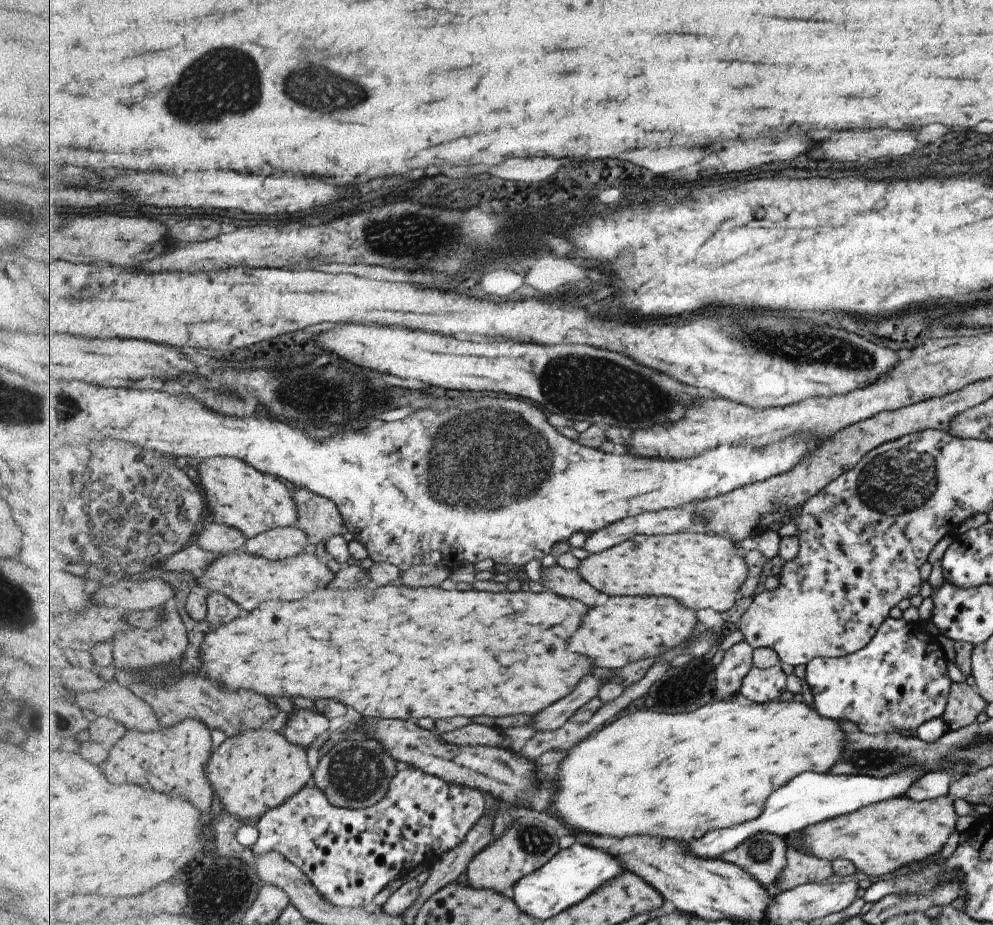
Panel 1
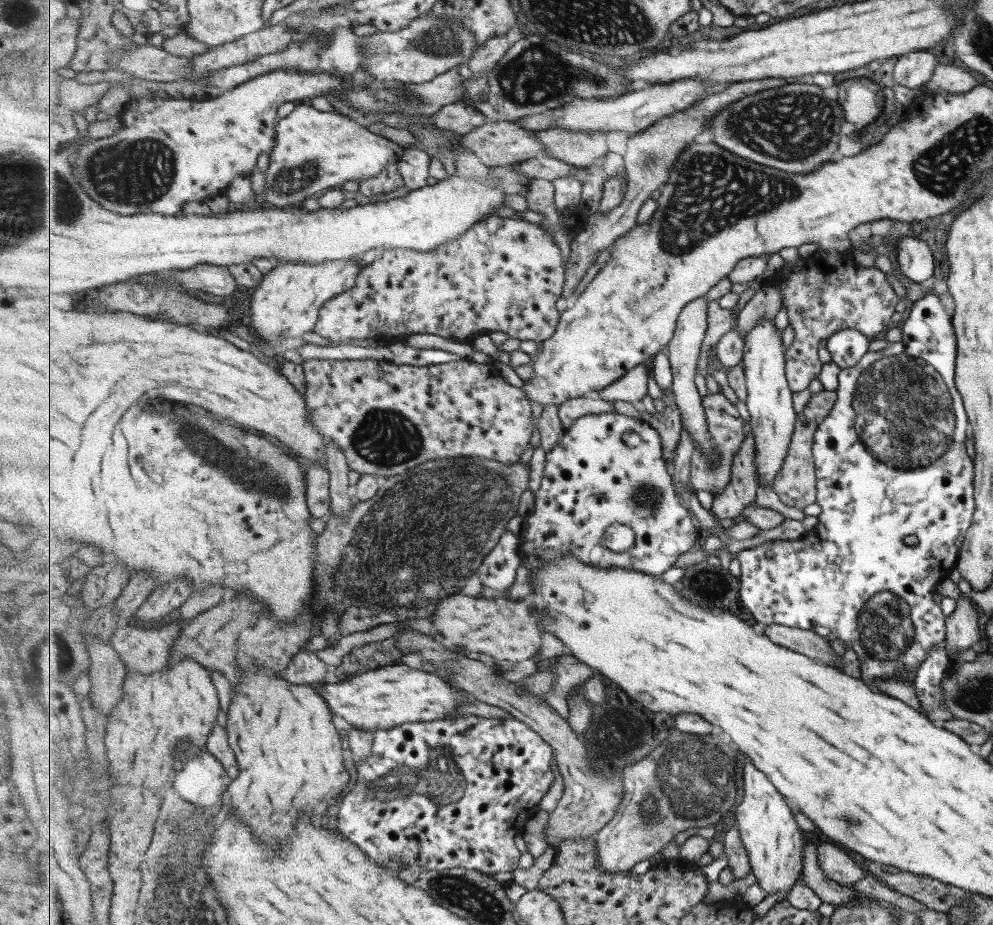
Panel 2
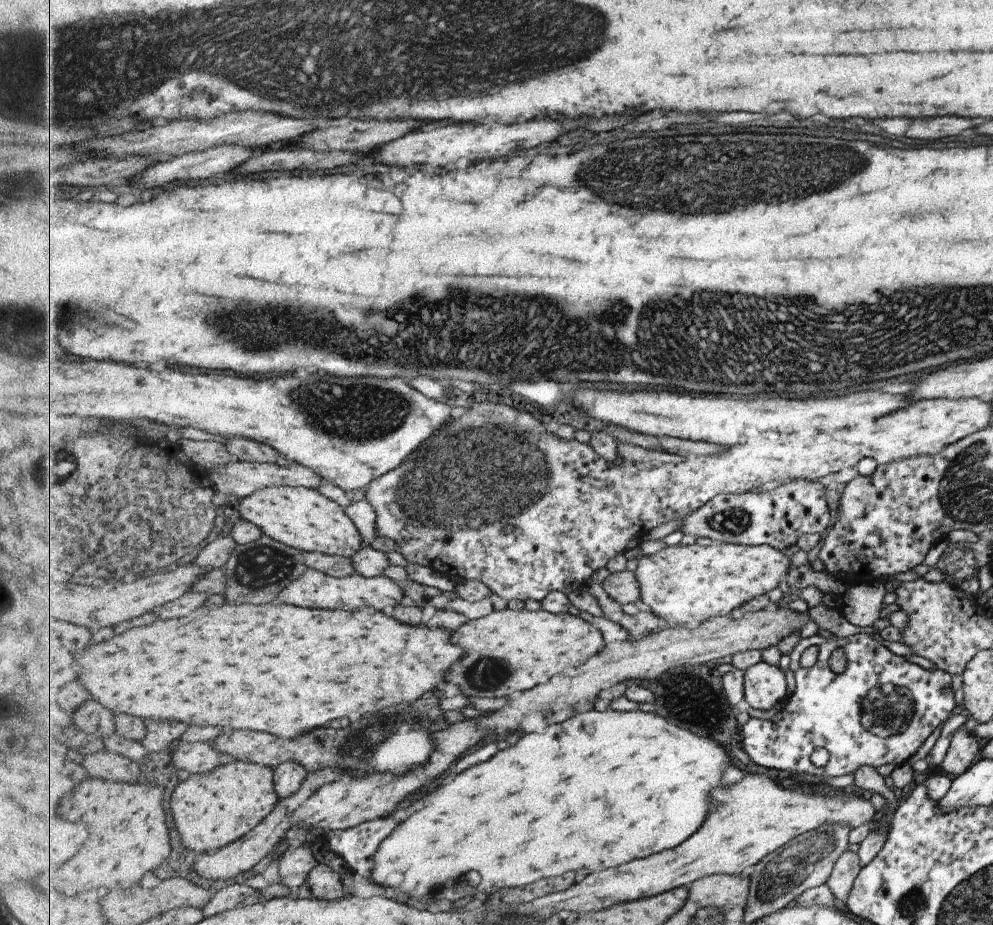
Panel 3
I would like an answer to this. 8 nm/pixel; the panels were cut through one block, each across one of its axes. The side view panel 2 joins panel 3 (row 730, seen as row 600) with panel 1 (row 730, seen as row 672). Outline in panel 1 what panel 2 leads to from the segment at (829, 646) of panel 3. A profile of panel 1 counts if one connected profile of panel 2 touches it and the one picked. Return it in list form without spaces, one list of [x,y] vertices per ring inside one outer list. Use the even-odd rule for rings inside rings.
[[[888,617],[877,628],[867,647],[841,657],[816,657],[807,664],[805,677],[813,697],[813,709],[819,716],[852,722],[865,734],[914,734],[923,722],[943,714],[952,684],[947,674],[946,661],[936,638],[925,632],[919,622]]]

